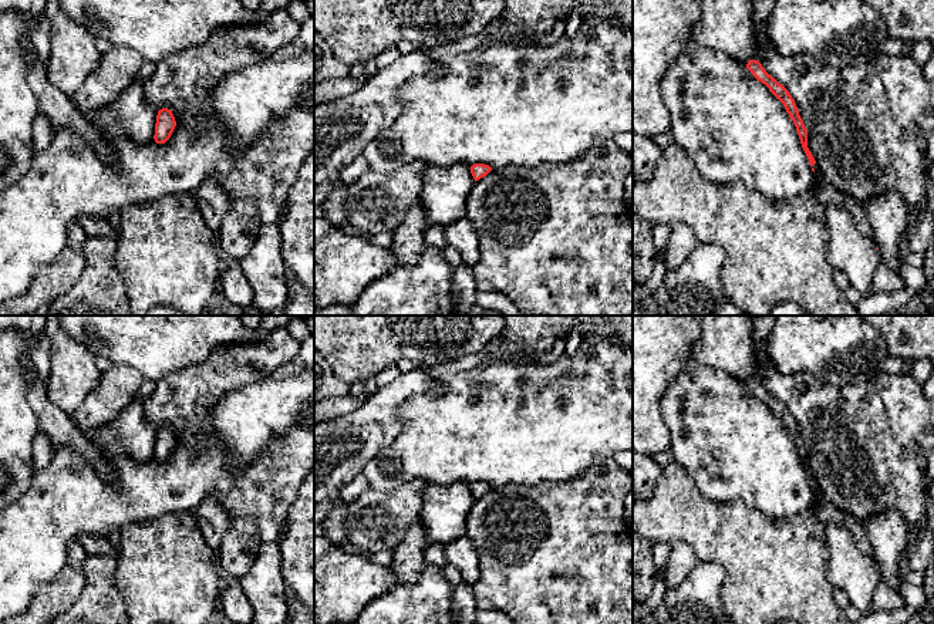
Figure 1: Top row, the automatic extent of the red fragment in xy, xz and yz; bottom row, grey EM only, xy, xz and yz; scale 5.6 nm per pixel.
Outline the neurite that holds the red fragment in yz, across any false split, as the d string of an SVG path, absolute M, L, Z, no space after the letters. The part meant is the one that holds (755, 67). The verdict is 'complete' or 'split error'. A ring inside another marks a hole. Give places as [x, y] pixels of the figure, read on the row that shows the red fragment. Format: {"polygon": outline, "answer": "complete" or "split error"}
{"polygon": "M749 60L746 64L746 68L752 72L752 75L758 81L765 84L769 88L769 91L783 104L786 112L789 114L790 119L793 121L793 124L796 127L802 148L809 159L813 173L817 178L823 179L823 176L819 171L819 166L817 166L812 152L807 148L807 129L799 115L795 99L792 98L789 91L782 84L779 84L772 75L768 74L759 61Z", "answer": "split error"}

